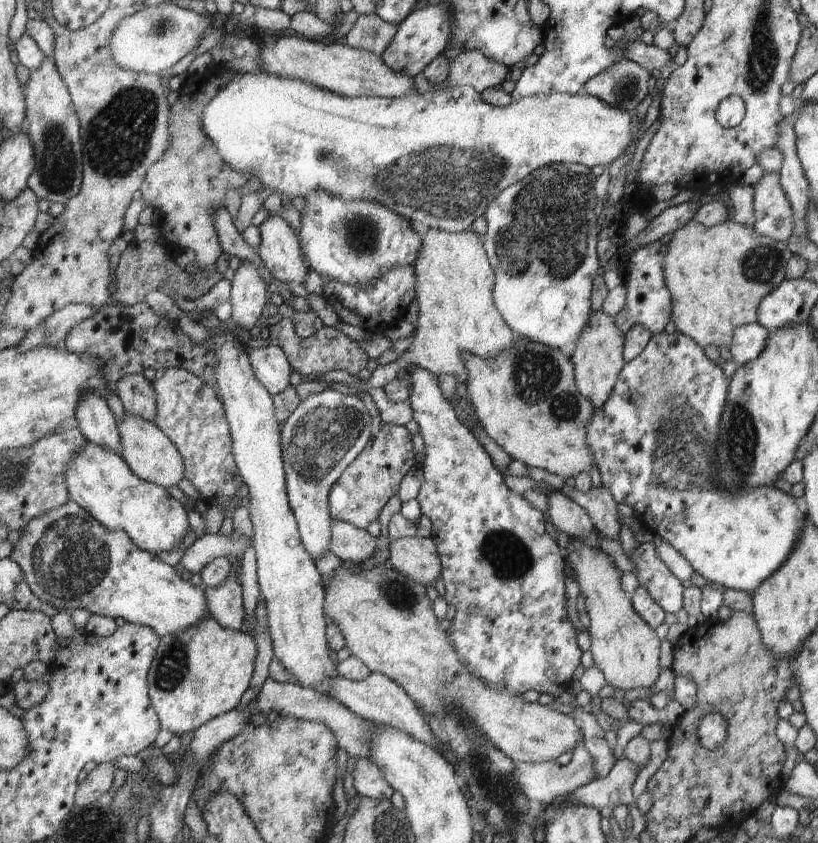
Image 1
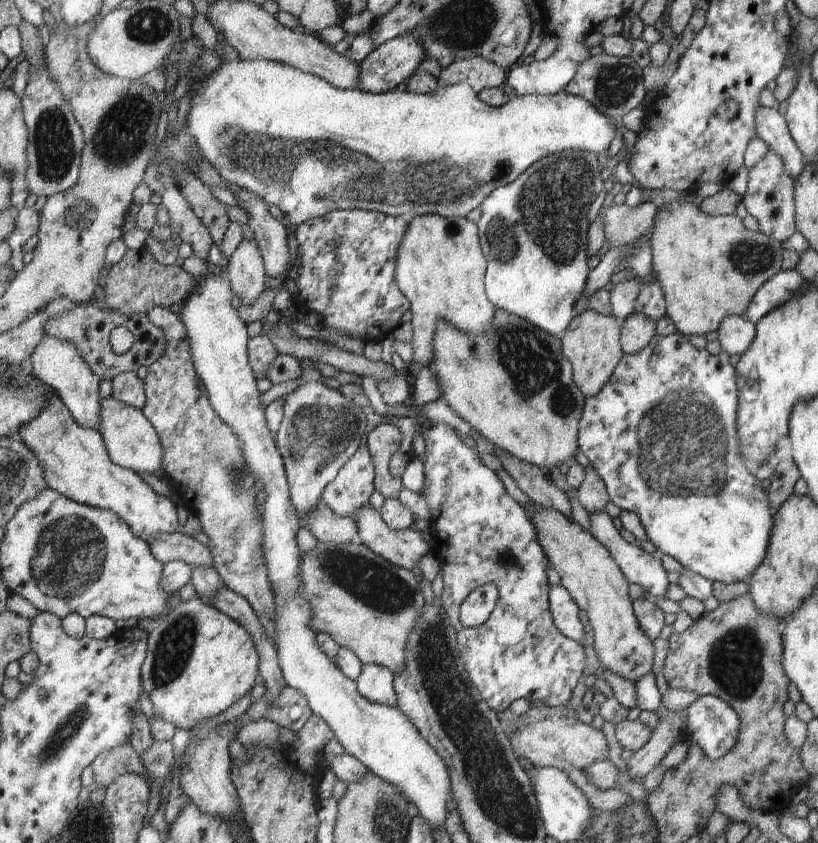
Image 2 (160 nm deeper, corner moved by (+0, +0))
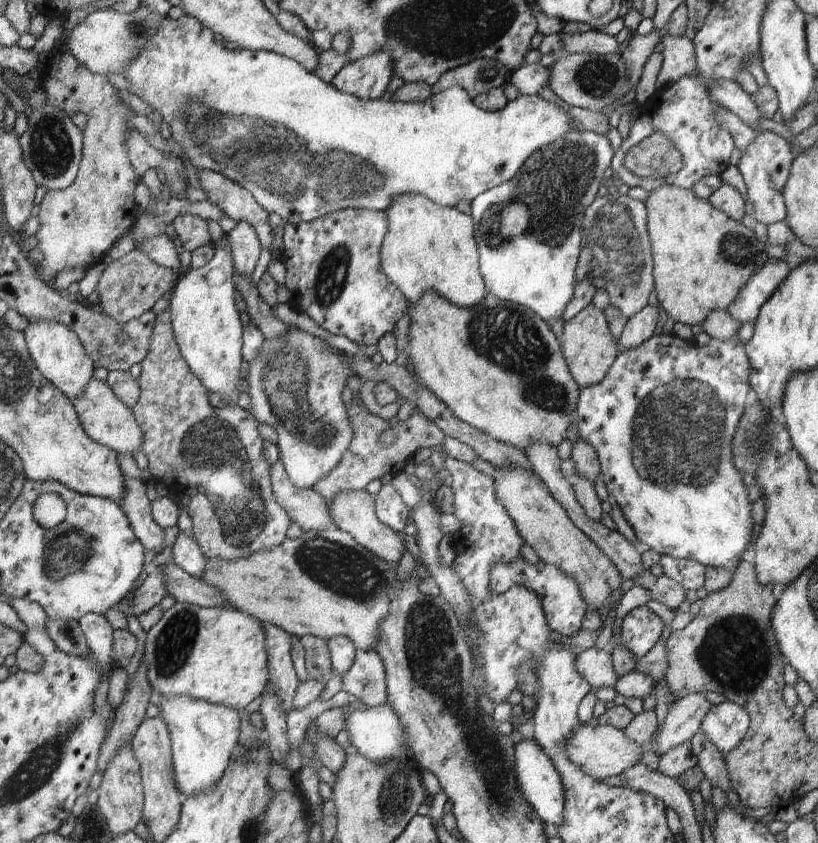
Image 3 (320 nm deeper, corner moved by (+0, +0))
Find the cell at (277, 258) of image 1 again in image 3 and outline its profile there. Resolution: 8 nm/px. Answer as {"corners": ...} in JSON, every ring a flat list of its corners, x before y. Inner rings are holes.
{"corners":[[198,169,198,180,206,201,219,208,226,216,237,221,251,224,258,235,262,248,277,253,272,244,272,227,269,223,269,212,266,212,253,194,232,182,223,174]]}

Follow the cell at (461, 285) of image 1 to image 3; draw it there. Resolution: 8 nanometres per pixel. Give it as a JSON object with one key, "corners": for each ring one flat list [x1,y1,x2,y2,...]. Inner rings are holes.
{"corners":[[402,193,384,210,388,228,380,247,384,274,415,303,426,289,434,289,455,305,468,308,483,301,486,285,479,271,479,250,473,218,456,207,441,207,426,195]]}

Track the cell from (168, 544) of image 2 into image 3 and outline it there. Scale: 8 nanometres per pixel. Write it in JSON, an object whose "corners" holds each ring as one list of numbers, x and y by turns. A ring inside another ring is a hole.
{"corners":[[123,476,125,493,122,495,121,509,130,521,136,538,142,543,150,557,156,548,164,549,164,530,151,515,151,501,146,496,146,484,137,478]]}

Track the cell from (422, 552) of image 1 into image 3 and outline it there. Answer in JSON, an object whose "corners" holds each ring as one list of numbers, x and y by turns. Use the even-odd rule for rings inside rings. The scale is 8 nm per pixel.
{"corners":[[365,490,338,493,327,502,327,505,334,526,350,534,360,546,367,548,382,560,395,565,399,562,406,549,403,544,403,536,398,536,395,530,378,520,375,515,375,497,373,495]]}

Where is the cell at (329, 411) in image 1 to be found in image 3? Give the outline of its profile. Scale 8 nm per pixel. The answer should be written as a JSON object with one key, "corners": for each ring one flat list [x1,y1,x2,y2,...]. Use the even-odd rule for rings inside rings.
{"corners":[[288,327,285,333,281,336,277,336,272,340,264,339,261,346,261,351,248,363,249,371,245,380,248,382,248,394,250,399,250,408,248,412,259,422,266,423,271,426,277,432,277,447,279,448,279,460,283,462,285,471,290,477,290,480,300,489,310,489,311,486,320,478,325,477,337,464,341,461,345,450,349,447,350,441,353,437,353,430,349,416,347,415,347,409,342,402,342,390,348,386,348,378,350,376,356,376,353,374,351,366,347,363,347,360,343,357,344,352,340,352,330,346,328,341,320,337,316,337,308,332,299,329,298,327]]}

